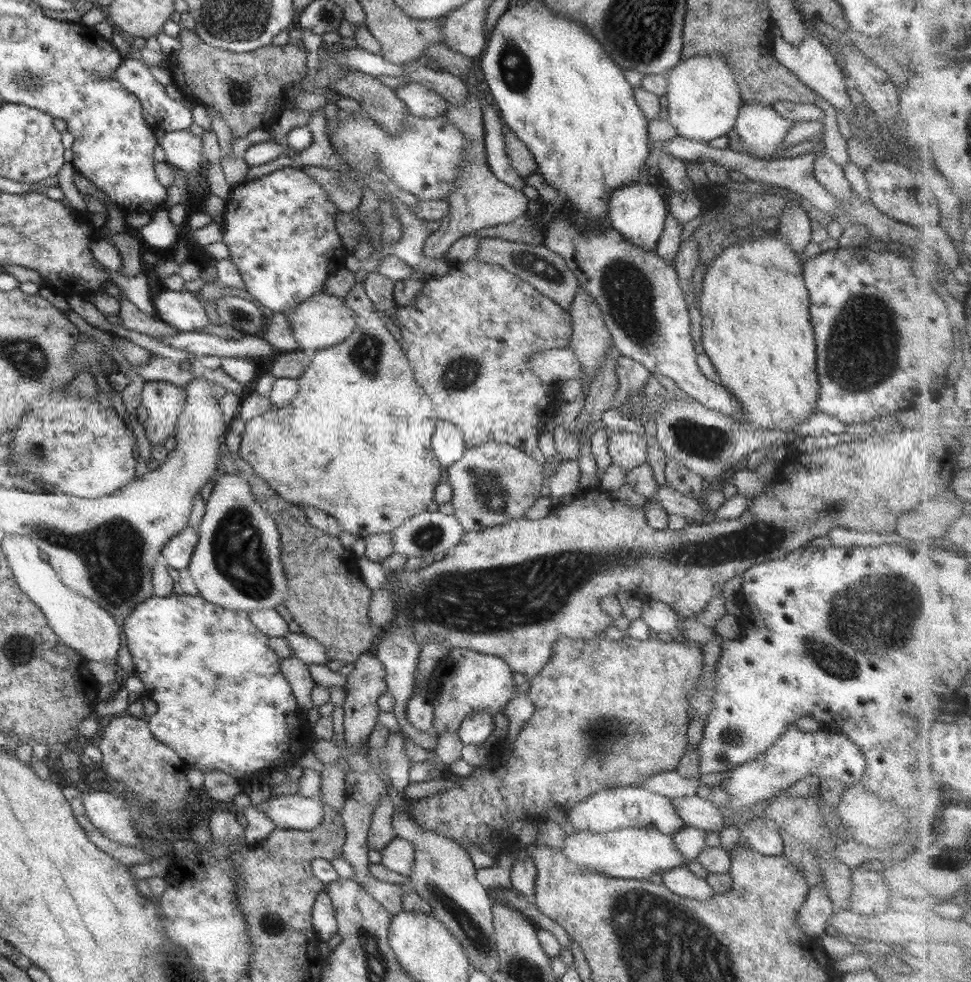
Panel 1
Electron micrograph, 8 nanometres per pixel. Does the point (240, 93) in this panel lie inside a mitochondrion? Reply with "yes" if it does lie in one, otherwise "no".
yes

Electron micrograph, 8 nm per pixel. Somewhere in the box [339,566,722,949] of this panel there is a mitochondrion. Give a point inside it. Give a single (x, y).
(601, 736)

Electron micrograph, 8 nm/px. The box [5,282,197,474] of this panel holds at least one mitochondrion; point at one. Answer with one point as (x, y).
(37, 453)

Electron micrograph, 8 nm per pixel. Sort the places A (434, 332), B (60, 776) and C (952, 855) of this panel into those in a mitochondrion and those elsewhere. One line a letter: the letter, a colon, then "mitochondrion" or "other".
A: other
B: other
C: mitochondrion

